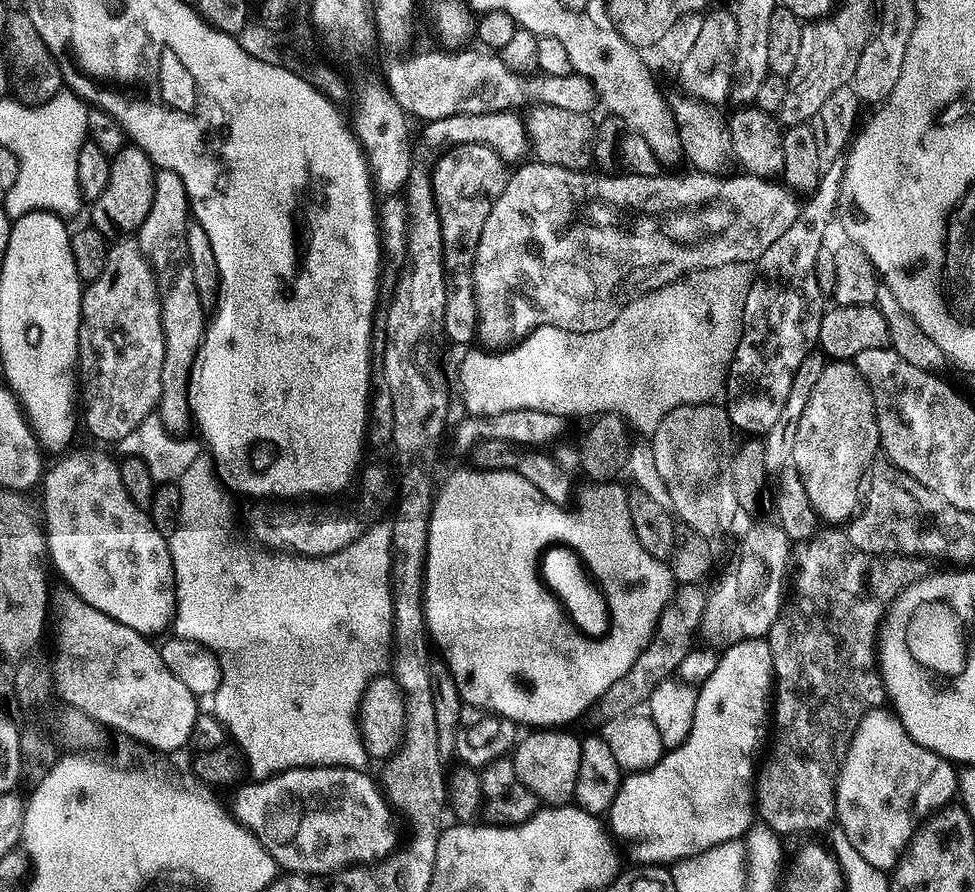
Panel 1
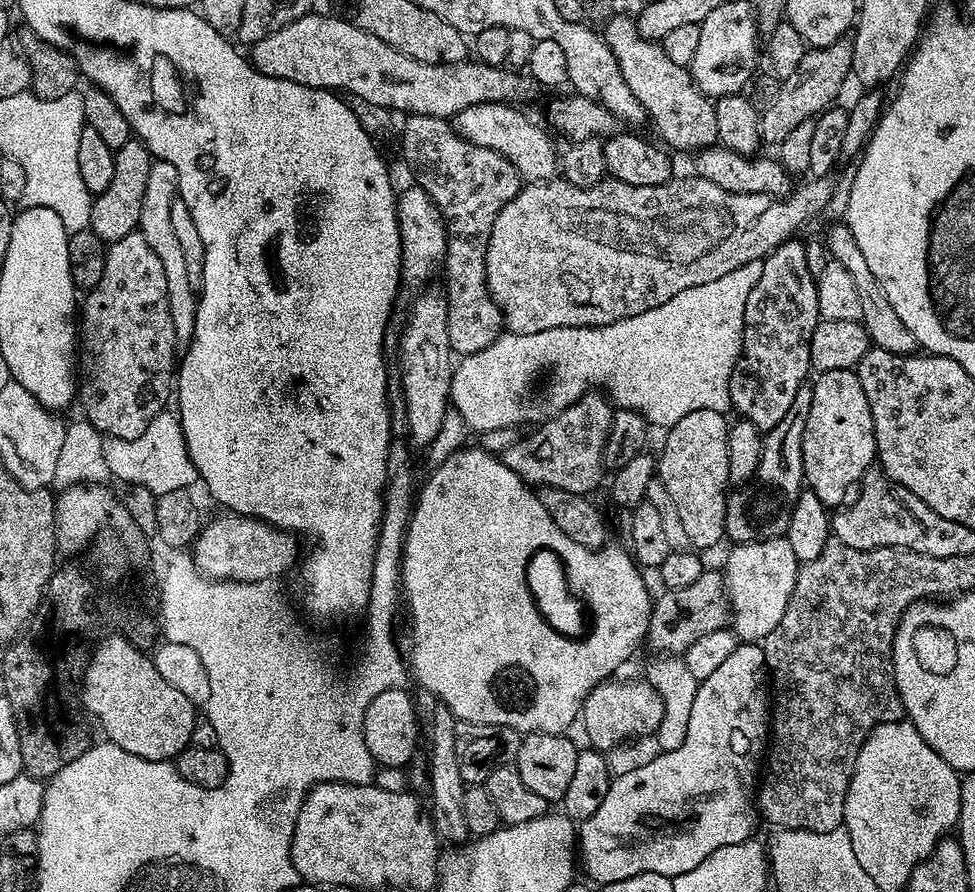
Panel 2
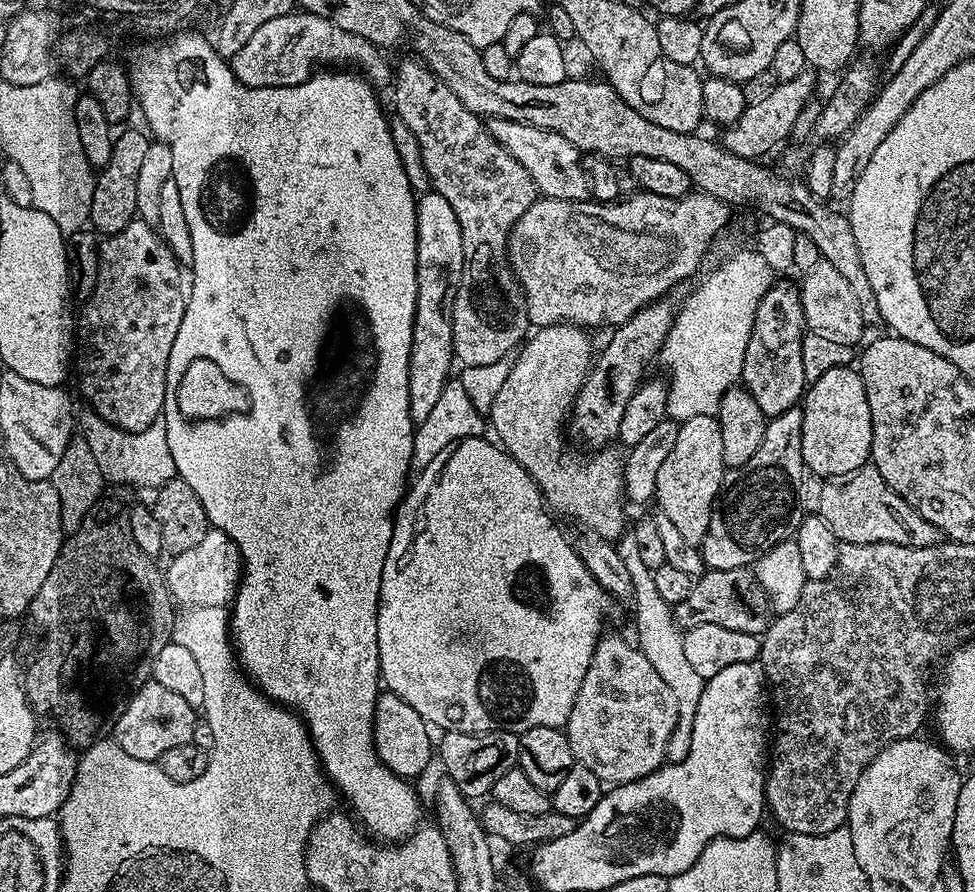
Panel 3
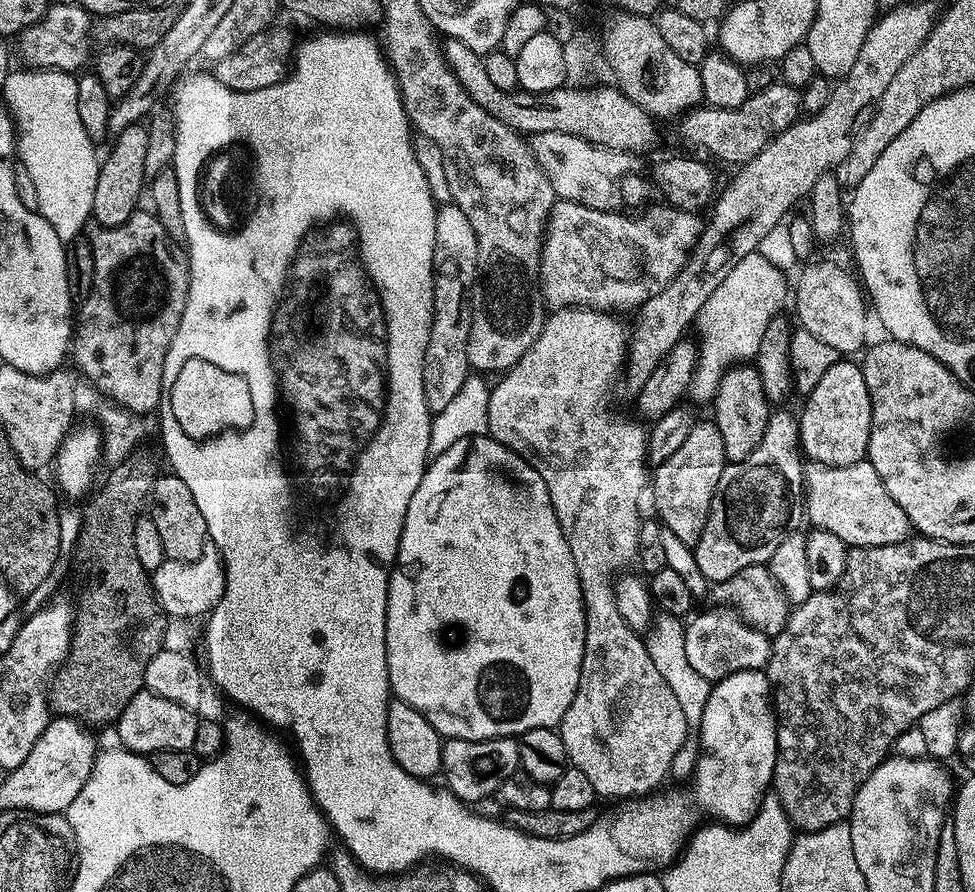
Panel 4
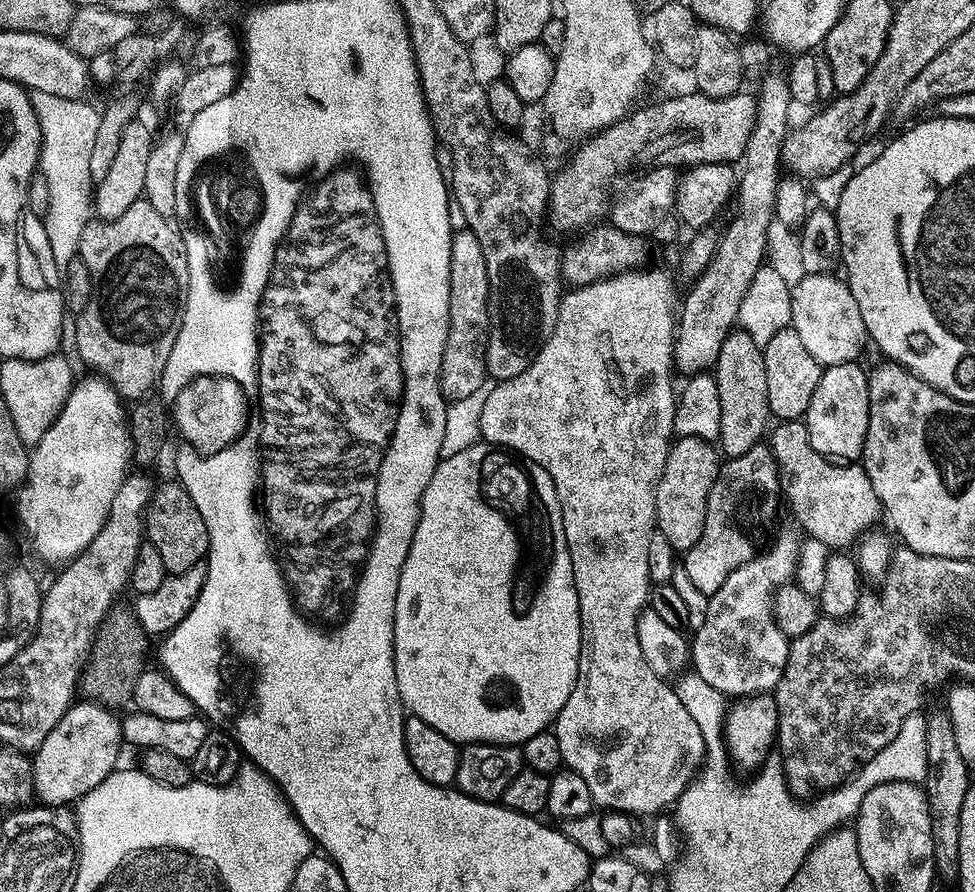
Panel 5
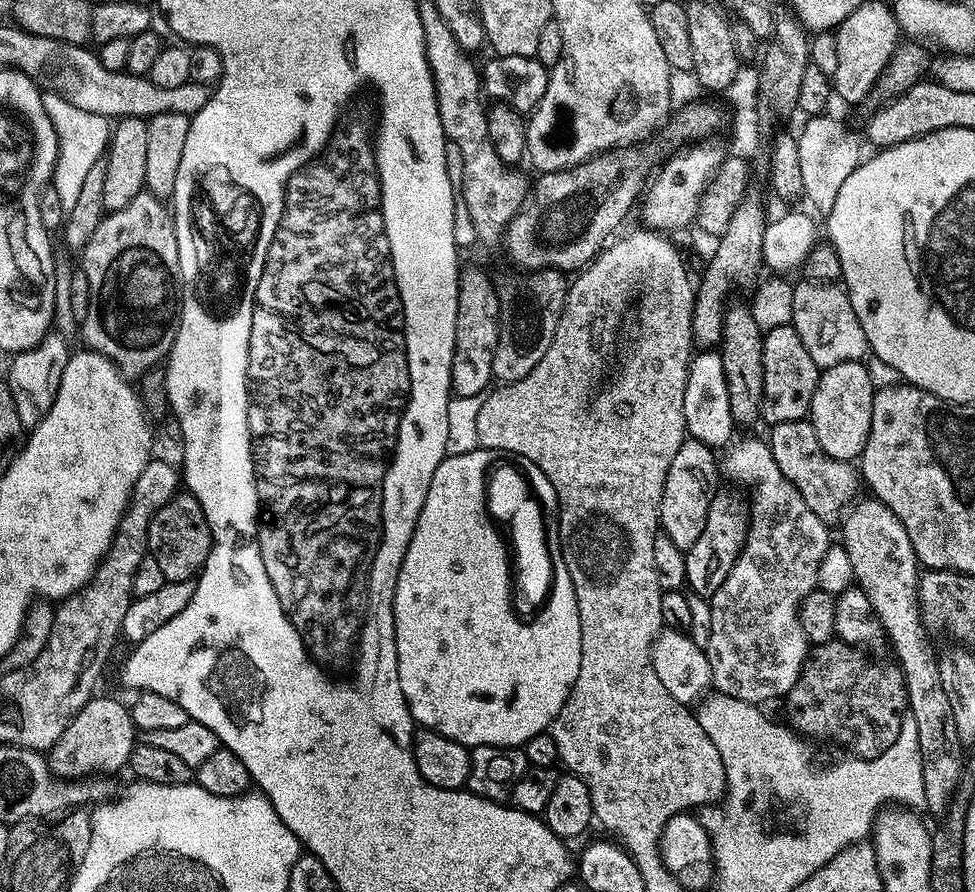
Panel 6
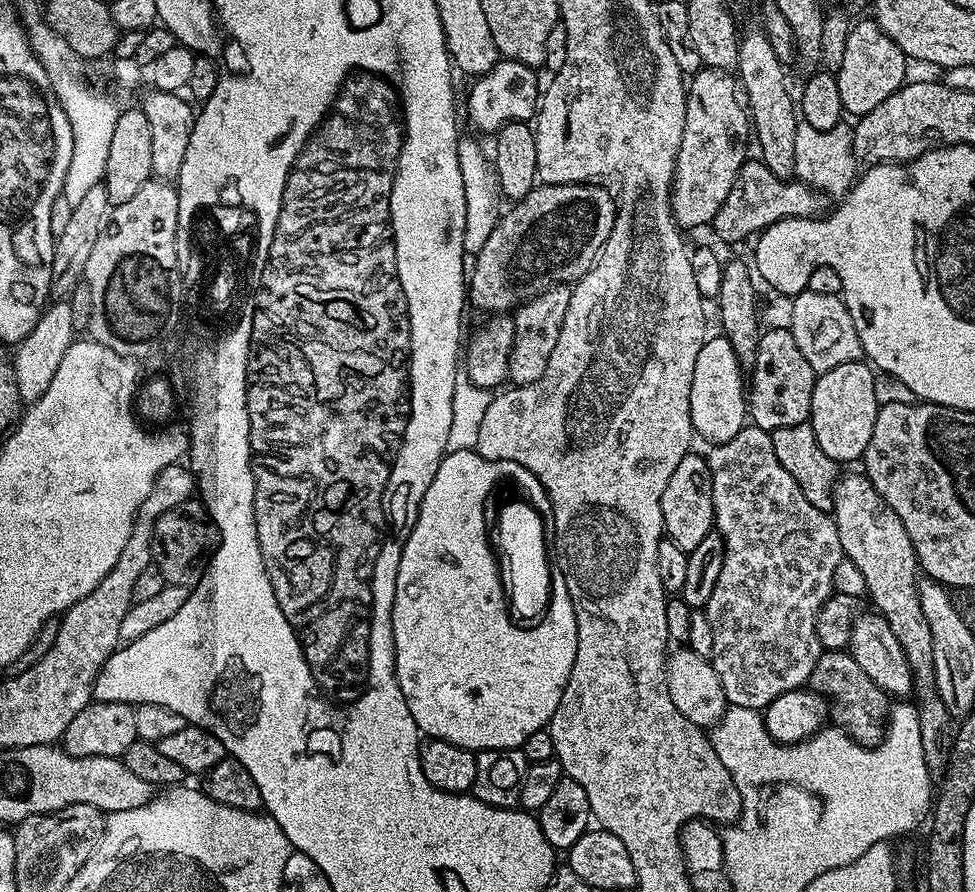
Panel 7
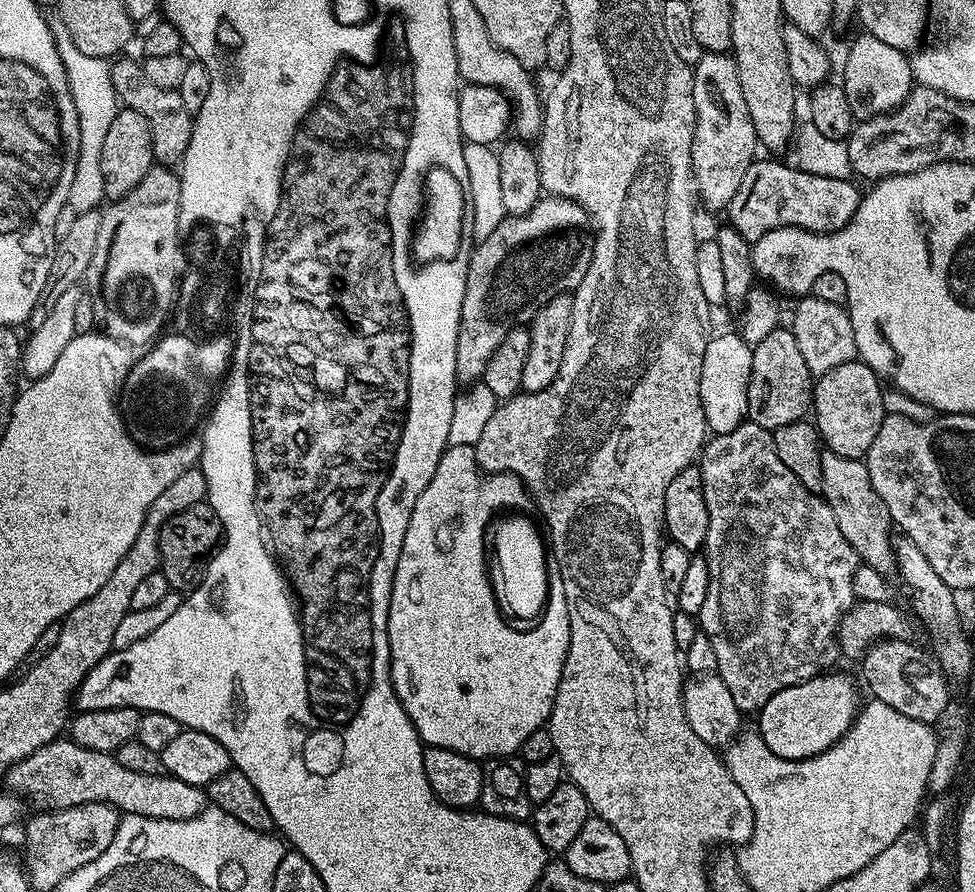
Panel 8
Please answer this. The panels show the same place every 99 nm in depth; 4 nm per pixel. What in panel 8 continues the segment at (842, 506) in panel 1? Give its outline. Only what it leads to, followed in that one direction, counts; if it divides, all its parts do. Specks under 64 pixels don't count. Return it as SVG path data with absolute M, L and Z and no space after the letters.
M859 358L842 366L834 366L834 370L815 381L814 423L827 451L855 460L867 457L870 445L878 434L878 426L882 426L886 415L884 392L880 384L881 377Z

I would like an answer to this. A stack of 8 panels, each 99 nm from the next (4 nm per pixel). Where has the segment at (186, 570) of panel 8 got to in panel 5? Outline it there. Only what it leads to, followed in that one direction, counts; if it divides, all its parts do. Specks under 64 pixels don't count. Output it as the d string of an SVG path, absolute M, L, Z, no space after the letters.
M179 482L155 485L144 514L144 530L147 543L158 550L158 555L162 557L162 566L166 566L169 574L190 570L190 566L201 563L207 557L206 522L202 522L202 514L198 514L194 498L190 498L190 494Z

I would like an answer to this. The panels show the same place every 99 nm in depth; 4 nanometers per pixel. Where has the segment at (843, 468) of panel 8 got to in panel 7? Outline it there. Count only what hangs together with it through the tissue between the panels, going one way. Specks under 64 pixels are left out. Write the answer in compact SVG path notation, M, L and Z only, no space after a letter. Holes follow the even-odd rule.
M863 471L848 472L839 477L832 491L831 515L836 521L838 538L845 557L866 578L867 599L876 603L875 611L886 618L894 638L910 662L914 703L918 708L918 726L922 730L922 754L926 758L929 773L943 773L948 765L950 737L954 732L954 717L936 689L934 670L934 642L930 638L930 626L918 598L918 565L916 551L902 526L902 518L890 510L890 506L878 494L876 487ZM953 723L953 724L952 724Z

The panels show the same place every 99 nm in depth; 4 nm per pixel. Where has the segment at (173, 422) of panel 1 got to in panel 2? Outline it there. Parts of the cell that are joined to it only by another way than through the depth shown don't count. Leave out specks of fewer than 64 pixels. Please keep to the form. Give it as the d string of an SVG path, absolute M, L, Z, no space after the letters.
M153 159L150 166L150 174L146 177L146 194L142 194L142 214L140 215L139 231L142 238L150 245L150 250L162 258L162 270L166 270L166 290L168 291L168 301L170 302L170 318L174 322L174 334L177 341L187 342L192 339L194 322L196 321L196 305L198 303L197 289L190 282L190 274L186 274L186 257L182 255L182 249L178 243L177 236L174 235L174 225L170 219L170 206L178 199L178 170L170 166L170 162L165 160Z

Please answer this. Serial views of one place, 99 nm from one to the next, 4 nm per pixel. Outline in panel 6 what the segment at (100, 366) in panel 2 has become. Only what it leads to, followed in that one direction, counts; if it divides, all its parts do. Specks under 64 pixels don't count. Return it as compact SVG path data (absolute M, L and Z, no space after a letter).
M148 191L138 194L122 210L107 213L98 222L97 229L91 234L89 240L84 244L82 249L84 261L82 267L86 274L86 282L90 282L90 310L86 310L86 318L79 325L79 335L84 335L84 340L91 351L106 357L108 361L116 365L116 371L125 378L139 378L146 375L152 368L157 367L167 357L174 346L176 331L180 325L180 305L182 303L182 269L178 262L178 242L176 241L176 226L172 218L172 213L166 207L165 201L152 196Z

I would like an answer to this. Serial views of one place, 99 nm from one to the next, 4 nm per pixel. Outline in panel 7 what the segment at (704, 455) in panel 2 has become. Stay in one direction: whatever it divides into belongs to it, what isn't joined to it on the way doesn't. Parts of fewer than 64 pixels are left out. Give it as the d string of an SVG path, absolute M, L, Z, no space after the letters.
M703 455L684 456L682 462L678 462L674 474L670 474L670 482L666 482L666 491L662 493L662 522L664 536L672 540L674 546L682 546L682 550L687 553L698 550L702 538L713 532L716 515L712 497L712 475Z

